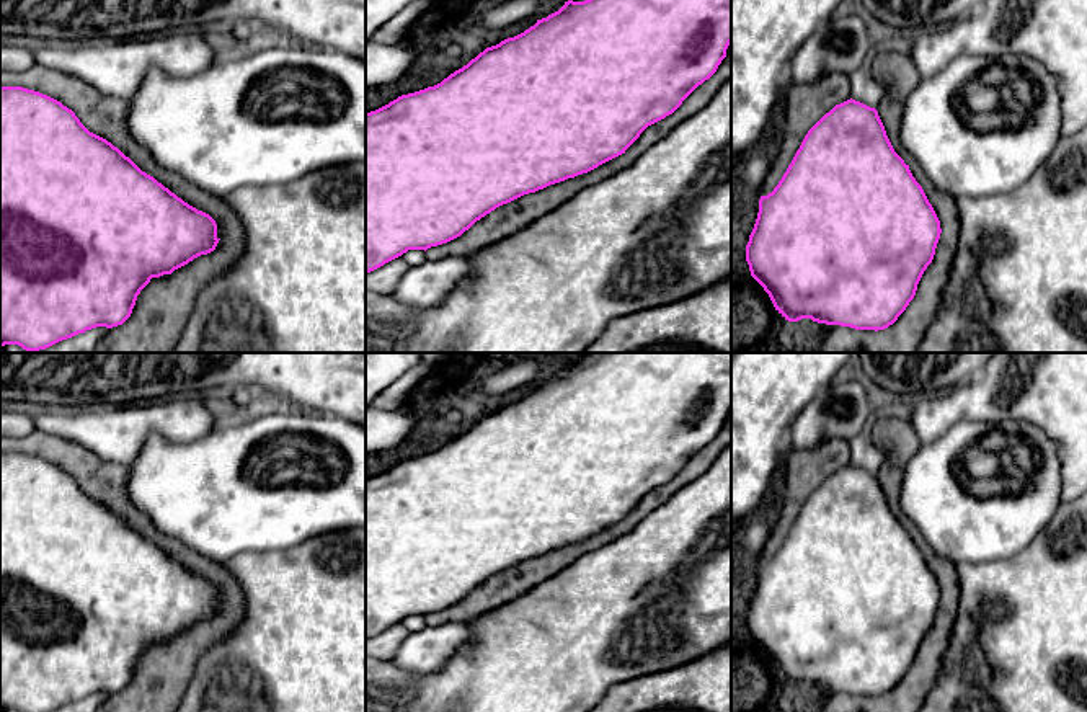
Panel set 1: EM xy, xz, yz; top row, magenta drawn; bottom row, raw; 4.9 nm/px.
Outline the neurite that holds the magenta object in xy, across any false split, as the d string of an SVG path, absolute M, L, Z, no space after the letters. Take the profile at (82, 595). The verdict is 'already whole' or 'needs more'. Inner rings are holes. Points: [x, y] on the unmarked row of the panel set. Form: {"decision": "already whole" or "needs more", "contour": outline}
{"decision": "already whole", "contour": "M0 452L0 712L52 712L96 692L122 691L152 643L171 640L219 609L215 586L90 498L60 467Z"}

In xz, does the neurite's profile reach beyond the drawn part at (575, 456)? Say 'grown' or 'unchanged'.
unchanged

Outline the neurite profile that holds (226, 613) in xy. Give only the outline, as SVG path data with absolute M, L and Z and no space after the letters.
M33 429L23 438L0 436L0 452L23 452L72 475L93 500L106 505L142 537L217 590L219 609L171 640L152 643L137 661L131 683L108 696L98 712L176 712L196 663L217 640L233 632L246 614L245 596L225 562L214 562L155 529L127 500L127 465L104 462L78 443Z

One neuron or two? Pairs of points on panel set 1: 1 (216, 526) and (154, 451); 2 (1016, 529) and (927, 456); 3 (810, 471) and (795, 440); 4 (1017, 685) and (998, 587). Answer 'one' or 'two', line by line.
1: one
2: one
3: two
4: one

